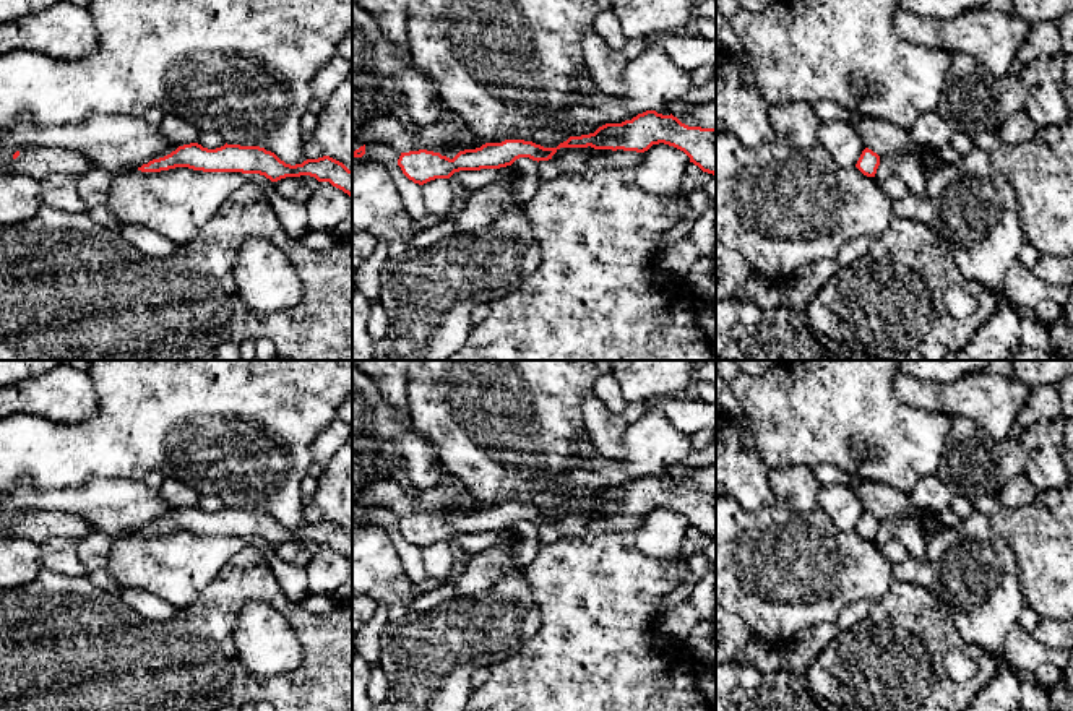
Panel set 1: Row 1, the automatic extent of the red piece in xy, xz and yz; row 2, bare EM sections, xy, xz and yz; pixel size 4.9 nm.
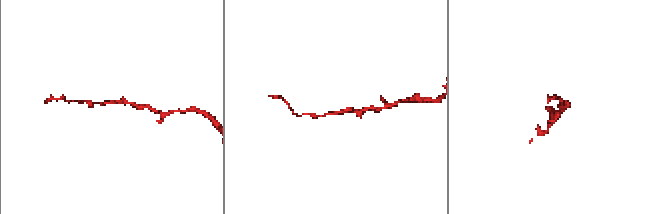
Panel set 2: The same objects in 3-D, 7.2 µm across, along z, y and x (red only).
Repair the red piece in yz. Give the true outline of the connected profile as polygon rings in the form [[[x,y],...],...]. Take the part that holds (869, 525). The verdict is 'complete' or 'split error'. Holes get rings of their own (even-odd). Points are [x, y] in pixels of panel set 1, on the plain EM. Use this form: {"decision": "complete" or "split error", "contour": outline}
{"decision": "complete", "contour": [[[865,511],[855,528],[855,531],[867,541],[875,541],[880,529],[880,519],[872,513]]]}

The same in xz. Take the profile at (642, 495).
{"decision": "complete", "contour": [[[646,474],[622,487],[605,487],[589,498],[570,500],[557,511],[544,511],[524,503],[505,503],[459,515],[453,523],[427,513],[401,516],[398,529],[409,544],[424,549],[435,542],[450,542],[459,534],[506,531],[519,521],[549,524],[560,511],[591,510],[644,516],[659,506],[683,515],[690,526],[716,539],[716,492],[688,490],[672,477],[662,479],[656,474]]]}

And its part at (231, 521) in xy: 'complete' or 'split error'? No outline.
complete

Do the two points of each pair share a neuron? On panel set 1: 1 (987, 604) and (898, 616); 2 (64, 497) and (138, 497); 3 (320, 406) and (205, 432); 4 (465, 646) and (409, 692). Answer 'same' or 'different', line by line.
1: different
2: same
3: same
4: same

